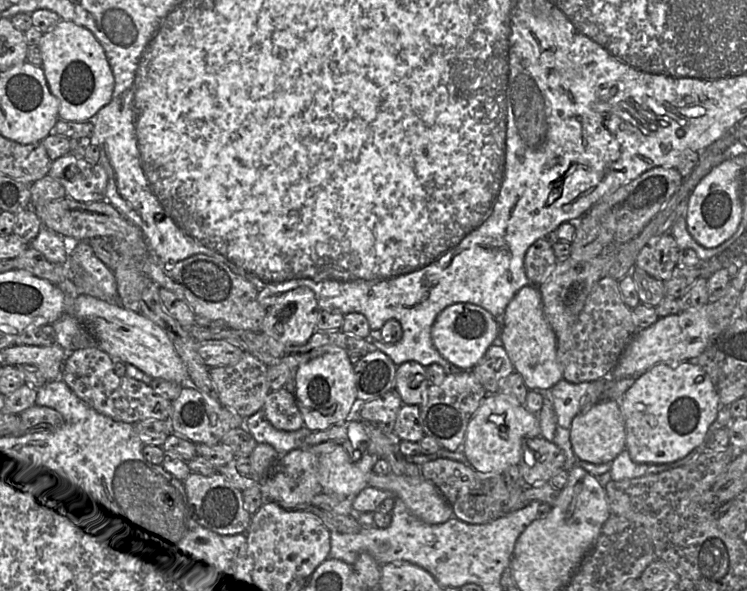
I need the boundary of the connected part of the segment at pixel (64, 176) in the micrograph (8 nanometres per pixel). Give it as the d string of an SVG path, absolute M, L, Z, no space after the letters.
M69 152L51 162L48 175L64 187L68 198L81 202L106 201L107 173L99 163L91 164L84 157Z

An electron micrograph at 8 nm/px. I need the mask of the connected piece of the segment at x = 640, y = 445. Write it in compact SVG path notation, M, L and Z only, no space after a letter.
M692 362L660 363L636 379L619 401L626 430L625 450L639 464L667 464L687 456L703 445L709 426L715 421L722 404L708 374Z

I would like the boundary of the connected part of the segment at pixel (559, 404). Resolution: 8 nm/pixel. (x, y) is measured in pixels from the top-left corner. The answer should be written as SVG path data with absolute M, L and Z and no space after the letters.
M563 378L551 389L557 425L570 430L574 417L580 413L581 398L594 384L570 383Z

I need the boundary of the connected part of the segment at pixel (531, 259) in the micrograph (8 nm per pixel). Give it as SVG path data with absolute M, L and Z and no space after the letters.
M541 238L536 240L525 255L525 272L529 285L539 286L557 264L552 245Z

